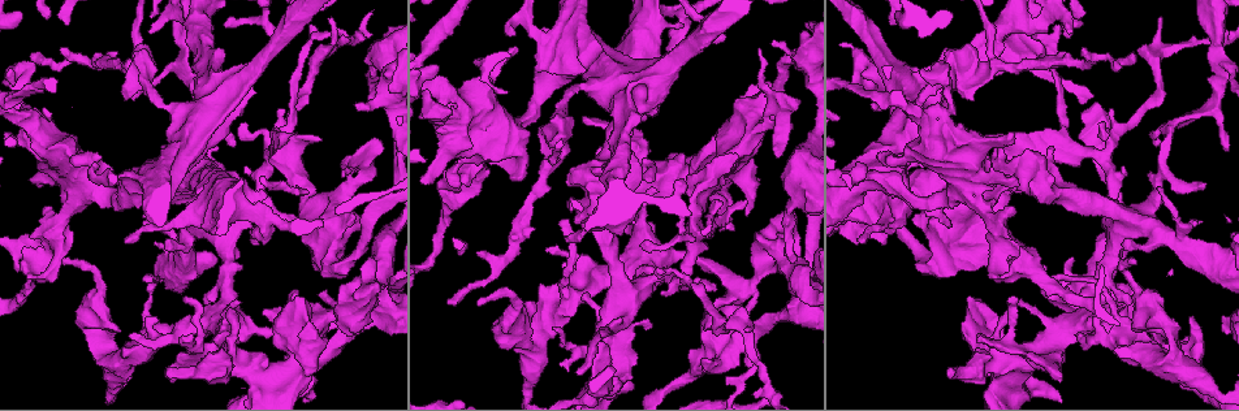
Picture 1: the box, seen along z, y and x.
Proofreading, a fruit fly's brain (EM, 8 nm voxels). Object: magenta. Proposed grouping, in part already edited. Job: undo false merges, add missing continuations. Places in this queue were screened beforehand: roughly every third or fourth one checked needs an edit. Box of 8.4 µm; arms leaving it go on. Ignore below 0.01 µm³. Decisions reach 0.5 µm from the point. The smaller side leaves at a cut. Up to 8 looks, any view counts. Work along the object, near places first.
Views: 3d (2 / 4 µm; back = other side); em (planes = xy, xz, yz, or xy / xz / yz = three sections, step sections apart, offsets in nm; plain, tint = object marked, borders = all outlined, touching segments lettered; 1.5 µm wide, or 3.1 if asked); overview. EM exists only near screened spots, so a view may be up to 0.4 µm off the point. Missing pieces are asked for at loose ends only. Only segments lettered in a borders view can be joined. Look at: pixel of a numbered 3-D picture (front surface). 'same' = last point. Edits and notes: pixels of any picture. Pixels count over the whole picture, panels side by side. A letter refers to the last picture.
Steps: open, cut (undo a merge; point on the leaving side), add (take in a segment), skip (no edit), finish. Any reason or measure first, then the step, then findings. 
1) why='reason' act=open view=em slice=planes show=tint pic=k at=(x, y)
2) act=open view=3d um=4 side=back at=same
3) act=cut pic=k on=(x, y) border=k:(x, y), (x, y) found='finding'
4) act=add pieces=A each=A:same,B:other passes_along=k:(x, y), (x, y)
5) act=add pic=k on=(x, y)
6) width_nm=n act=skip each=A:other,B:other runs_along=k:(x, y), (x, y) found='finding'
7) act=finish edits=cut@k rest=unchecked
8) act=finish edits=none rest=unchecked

why='sudden change in width' act=open view=3d um=4 side=back pic=1 at=(492, 78)

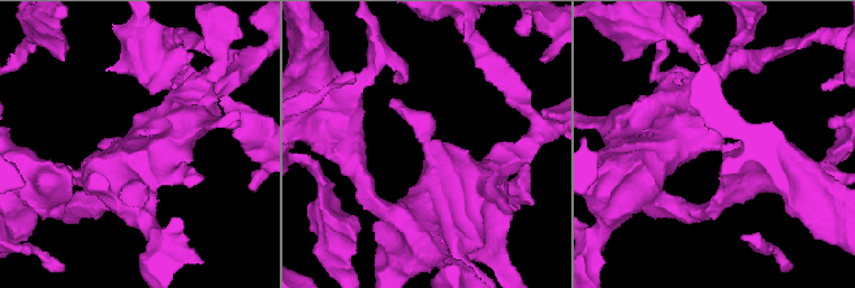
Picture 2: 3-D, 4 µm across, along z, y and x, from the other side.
act=open view=em slice=xz step=4 show=tint pic=2 at=(720, 143)

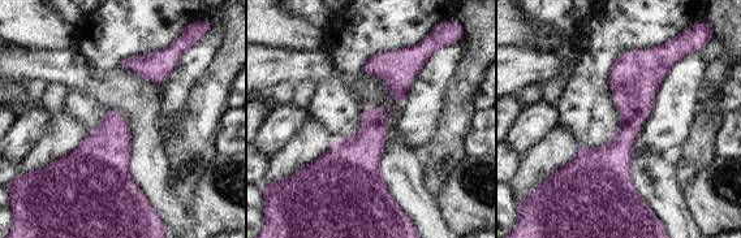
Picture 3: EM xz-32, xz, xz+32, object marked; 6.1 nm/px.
why='cut it another way' act=open view=em slice=planes show=borders at=same

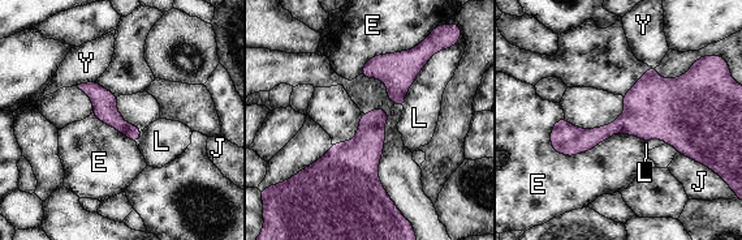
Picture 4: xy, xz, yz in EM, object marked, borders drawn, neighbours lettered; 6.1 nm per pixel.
act=skip each=E:other,J:other,L:other,Y:other border=4:(549, 132), (568, 155), (645, 141) found='all the same cell'

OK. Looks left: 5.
act=open view=em slice=xy step=4 show=plain pic=1 at=(451, 108)

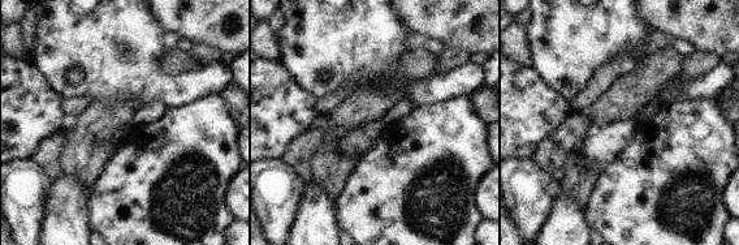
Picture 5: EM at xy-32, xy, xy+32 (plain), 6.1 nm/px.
act=open view=em slice=xy step=4 show=borders at=same

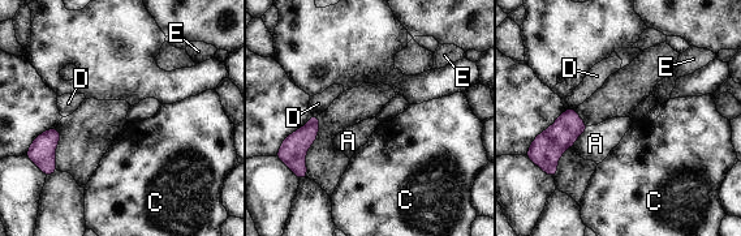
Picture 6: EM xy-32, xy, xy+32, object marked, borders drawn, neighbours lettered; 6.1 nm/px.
act=skip each=A:other,C:other,D:other,E:other border=6:(589, 127), (573, 144) found='none of them fits'

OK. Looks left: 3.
why='tapers out' act=open view=em slice=xy step=8 show=borders pic=1 at=(344, 176)

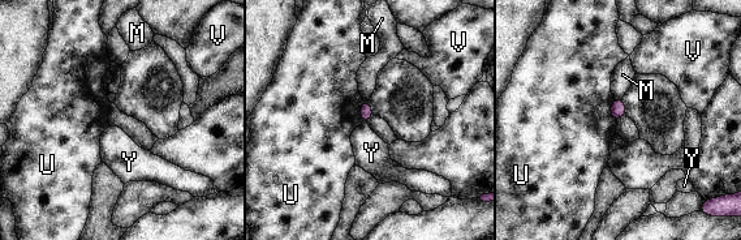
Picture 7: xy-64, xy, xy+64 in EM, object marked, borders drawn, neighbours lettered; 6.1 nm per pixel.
act=open view=em slice=yz step=4 show=borders at=same

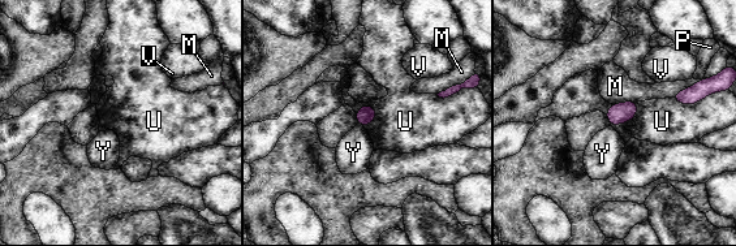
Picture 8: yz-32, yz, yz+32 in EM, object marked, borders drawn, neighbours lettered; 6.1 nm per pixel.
width_nm=110 act=skip each=M:other,P:other,U:other,V:other,Y:other border=8:(369, 104), (375, 116), (364, 126) found='no lettered segment goes on from it'

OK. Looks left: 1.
act=finish edits=none rest=unchecked

